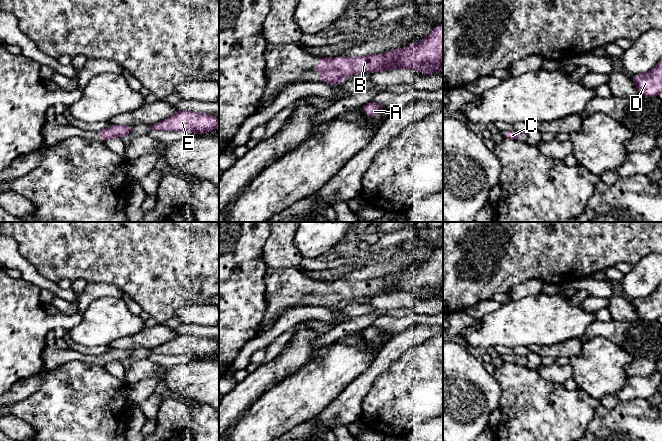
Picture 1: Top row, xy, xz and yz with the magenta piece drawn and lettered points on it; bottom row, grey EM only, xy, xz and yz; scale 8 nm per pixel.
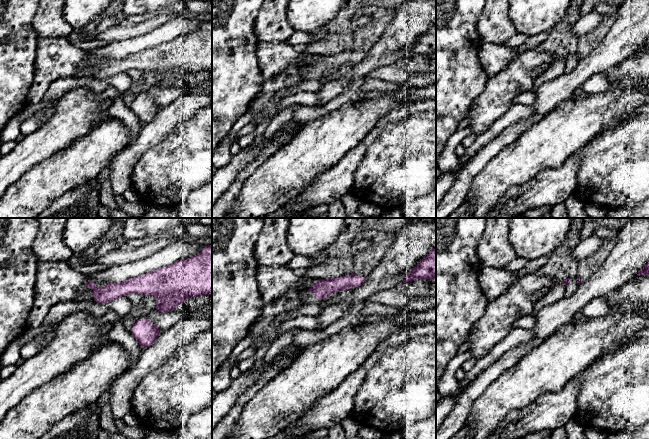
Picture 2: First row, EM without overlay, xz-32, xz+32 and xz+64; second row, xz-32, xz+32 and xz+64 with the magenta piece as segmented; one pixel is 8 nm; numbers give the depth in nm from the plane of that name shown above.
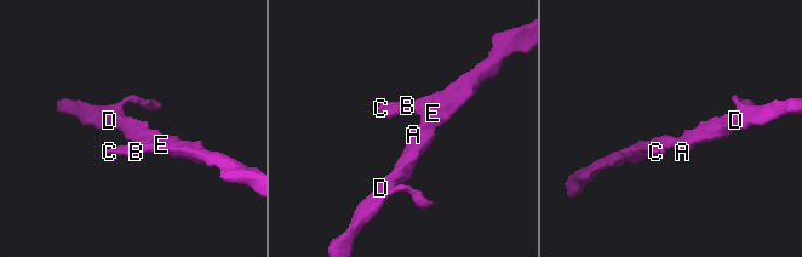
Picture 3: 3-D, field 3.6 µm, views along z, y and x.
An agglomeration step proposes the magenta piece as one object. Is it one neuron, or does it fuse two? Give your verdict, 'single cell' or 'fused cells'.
single cell

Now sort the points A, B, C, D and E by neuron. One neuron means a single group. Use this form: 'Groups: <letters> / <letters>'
Groups: A B C D E

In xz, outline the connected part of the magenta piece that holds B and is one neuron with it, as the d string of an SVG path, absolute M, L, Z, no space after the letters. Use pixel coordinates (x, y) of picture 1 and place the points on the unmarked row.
M443 247L436 250L420 266L402 273L393 273L385 278L355 282L319 281L319 286L312 295L322 300L319 307L336 308L357 297L375 297L399 292L419 292L423 300L443 294Z

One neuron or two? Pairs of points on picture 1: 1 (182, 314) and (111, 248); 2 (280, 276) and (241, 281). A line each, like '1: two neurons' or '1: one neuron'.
1: two neurons
2: two neurons

